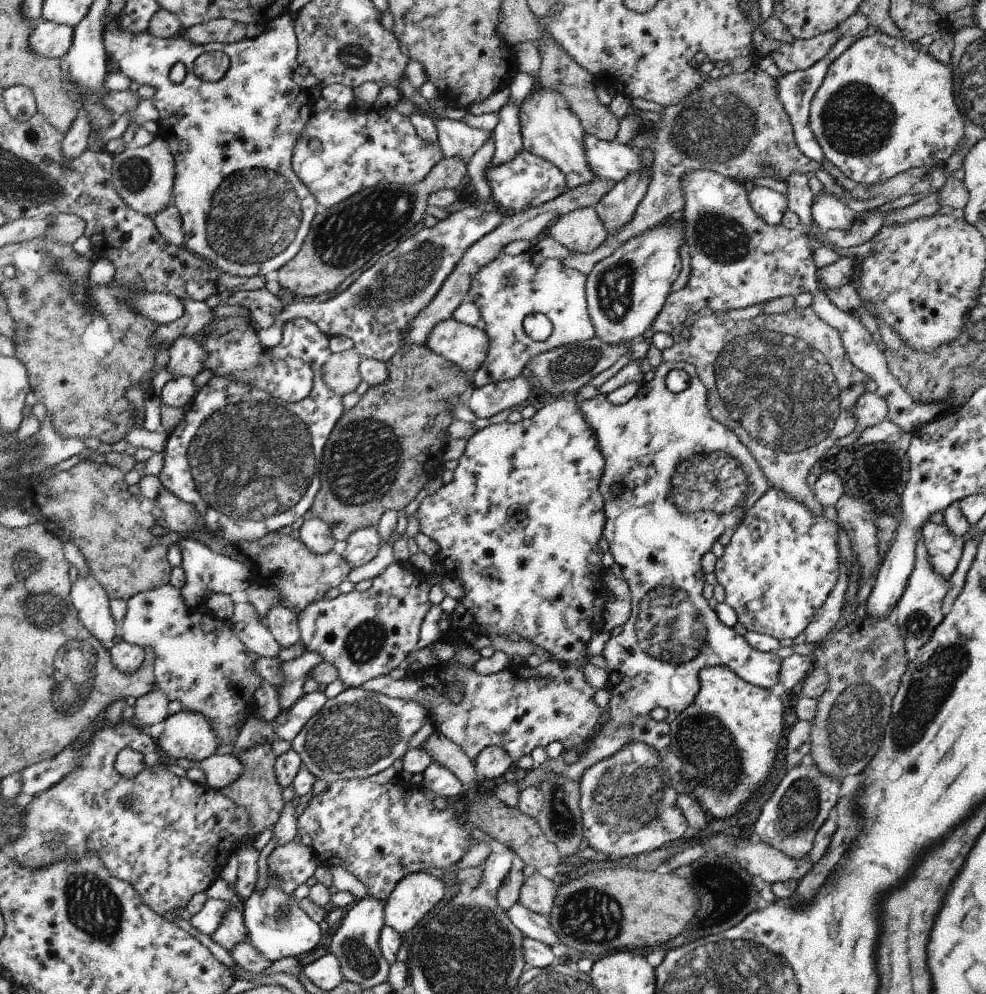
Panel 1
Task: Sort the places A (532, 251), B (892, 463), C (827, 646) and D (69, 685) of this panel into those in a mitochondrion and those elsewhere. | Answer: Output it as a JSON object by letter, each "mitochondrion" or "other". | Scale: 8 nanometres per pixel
{"A":"other","B":"mitochondrion","C":"other","D":"mitochondrion"}

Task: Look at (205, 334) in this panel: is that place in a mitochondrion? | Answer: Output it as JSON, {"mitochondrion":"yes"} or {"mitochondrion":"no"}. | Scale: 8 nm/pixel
{"mitochondrion":"no"}

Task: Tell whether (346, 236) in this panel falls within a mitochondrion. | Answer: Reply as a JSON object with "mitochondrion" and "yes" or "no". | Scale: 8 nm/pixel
{"mitochondrion":"yes"}

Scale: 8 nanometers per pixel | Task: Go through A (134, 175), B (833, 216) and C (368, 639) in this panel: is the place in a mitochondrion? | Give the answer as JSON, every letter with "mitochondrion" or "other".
{"A":"mitochondrion","B":"other","C":"mitochondrion"}

